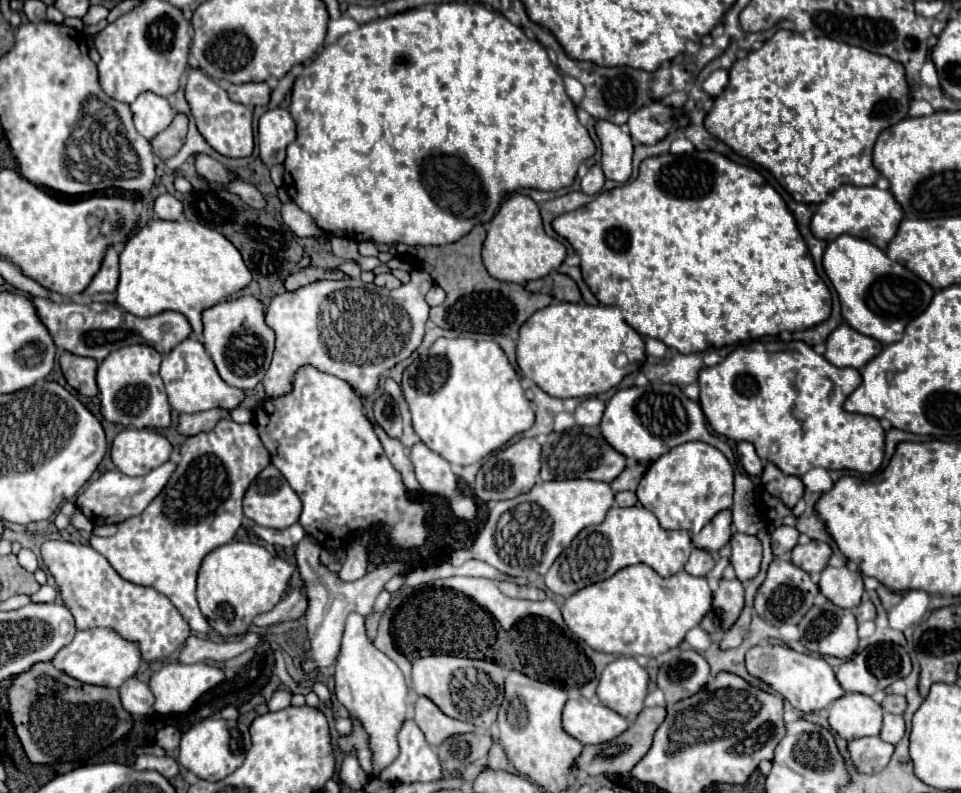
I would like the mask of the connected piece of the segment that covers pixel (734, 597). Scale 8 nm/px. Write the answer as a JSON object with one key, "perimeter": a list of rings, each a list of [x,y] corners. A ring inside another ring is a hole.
{"perimeter":[[[721,579],[719,589],[713,593],[713,607],[703,617],[701,629],[713,635],[715,631],[727,631],[735,625],[745,607],[745,591],[741,581]]]}

